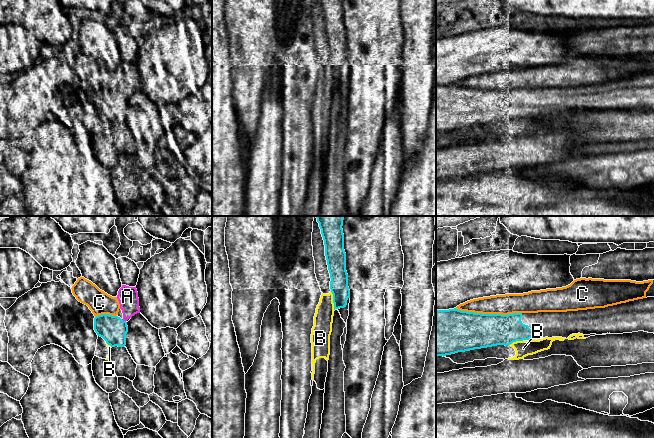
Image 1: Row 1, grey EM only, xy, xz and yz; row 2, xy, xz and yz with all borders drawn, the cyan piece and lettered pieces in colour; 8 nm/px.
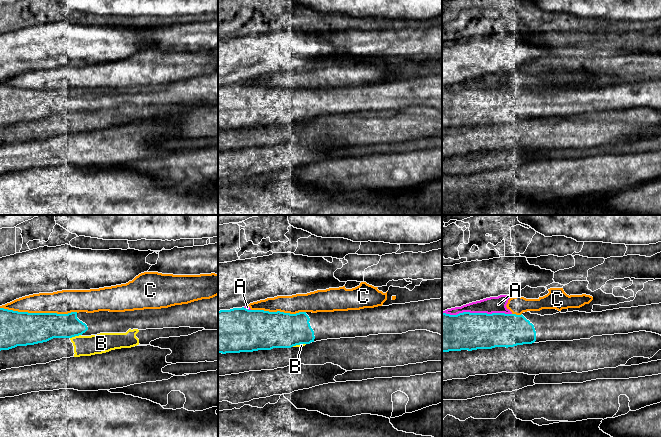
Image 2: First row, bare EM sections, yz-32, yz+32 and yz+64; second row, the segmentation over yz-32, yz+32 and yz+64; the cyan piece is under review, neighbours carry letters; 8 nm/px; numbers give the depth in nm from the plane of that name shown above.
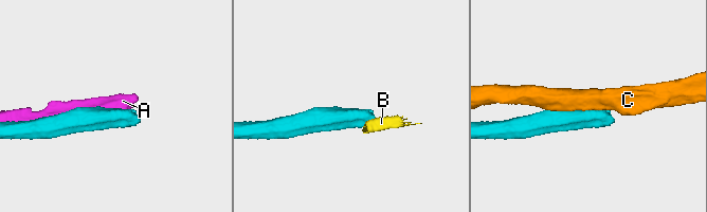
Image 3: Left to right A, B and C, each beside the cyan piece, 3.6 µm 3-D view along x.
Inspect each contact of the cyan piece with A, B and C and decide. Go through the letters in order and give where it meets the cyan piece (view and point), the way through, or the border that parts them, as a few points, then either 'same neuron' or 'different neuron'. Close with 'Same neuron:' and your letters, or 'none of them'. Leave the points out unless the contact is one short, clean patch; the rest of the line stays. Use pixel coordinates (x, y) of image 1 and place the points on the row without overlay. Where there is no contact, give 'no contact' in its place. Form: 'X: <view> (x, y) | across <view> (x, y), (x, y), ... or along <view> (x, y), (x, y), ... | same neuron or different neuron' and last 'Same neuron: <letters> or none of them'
A: xy (122, 96) | different neuron
B: xz (333, 77) | different neuron
C: yz (488, 90) | different neuron
Same neuron: none of them

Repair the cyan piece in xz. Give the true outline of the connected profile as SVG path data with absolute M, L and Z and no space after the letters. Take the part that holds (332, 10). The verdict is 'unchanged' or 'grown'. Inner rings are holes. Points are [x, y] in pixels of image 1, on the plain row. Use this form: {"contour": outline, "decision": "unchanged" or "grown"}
{"contour": "M319 0L325 21L325 32L330 49L330 65L333 70L334 86L338 86L346 99L341 112L342 126L346 117L349 92L350 66L346 47L343 0Z", "decision": "grown"}

